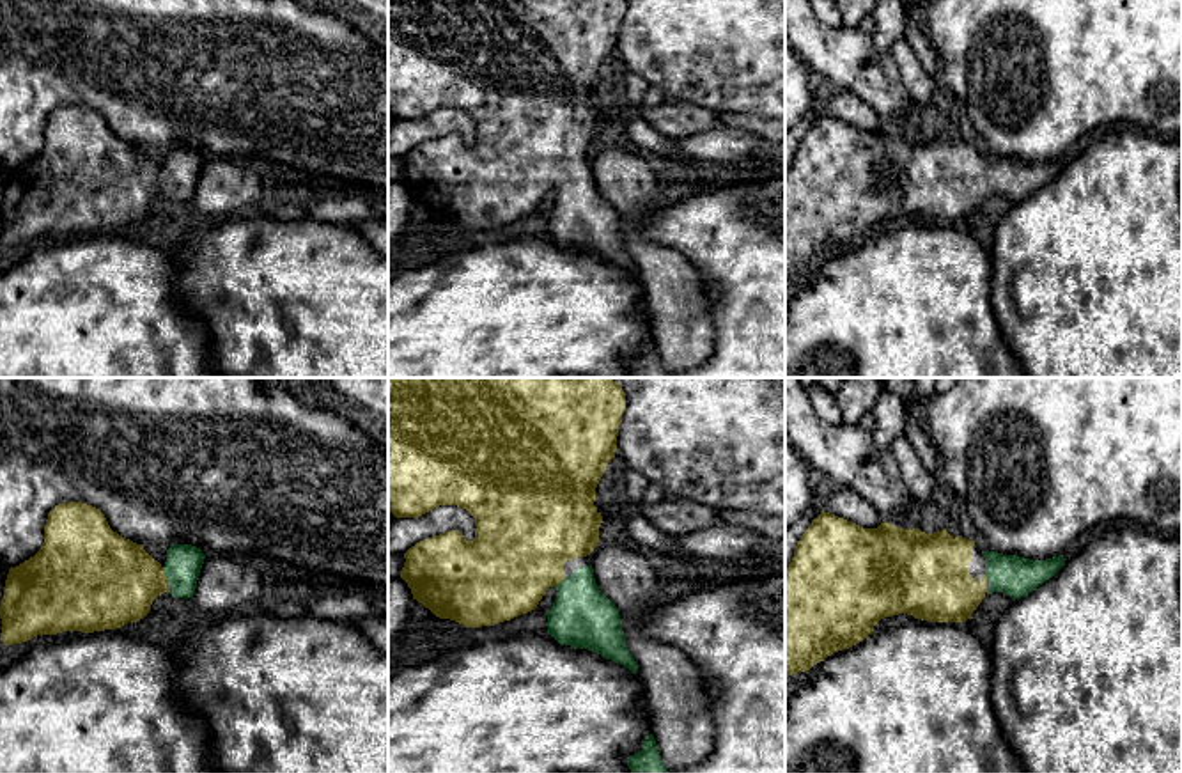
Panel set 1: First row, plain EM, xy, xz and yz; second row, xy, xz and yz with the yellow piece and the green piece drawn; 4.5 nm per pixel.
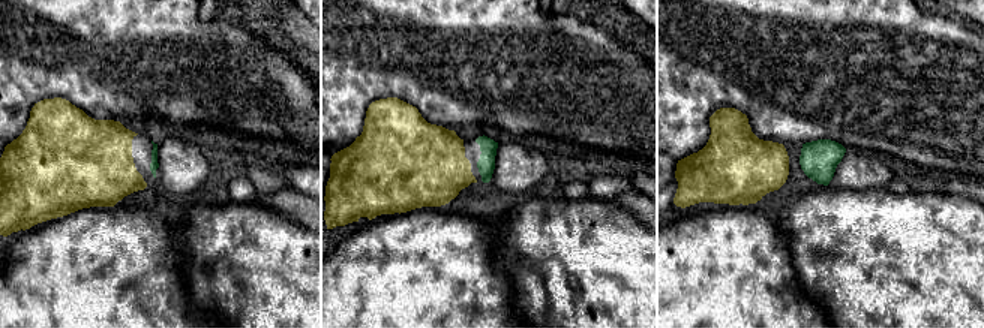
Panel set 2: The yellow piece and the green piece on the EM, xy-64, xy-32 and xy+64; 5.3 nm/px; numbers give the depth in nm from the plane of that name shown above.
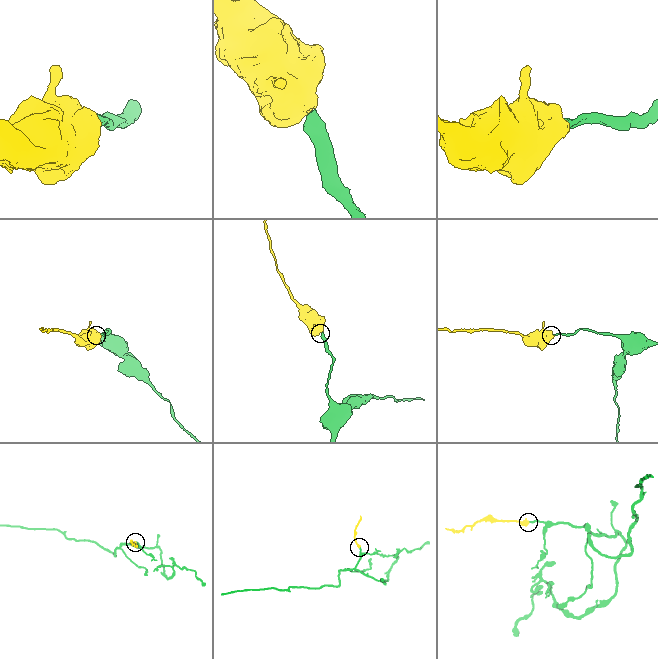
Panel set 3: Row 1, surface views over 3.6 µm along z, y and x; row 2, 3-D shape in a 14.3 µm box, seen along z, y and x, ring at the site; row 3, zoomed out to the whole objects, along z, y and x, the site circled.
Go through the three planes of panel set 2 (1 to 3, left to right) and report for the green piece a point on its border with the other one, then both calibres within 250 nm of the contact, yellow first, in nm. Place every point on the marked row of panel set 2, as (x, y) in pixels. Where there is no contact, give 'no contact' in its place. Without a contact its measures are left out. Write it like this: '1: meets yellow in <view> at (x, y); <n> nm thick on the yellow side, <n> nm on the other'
1: no contact
2: no contact
3: no contact

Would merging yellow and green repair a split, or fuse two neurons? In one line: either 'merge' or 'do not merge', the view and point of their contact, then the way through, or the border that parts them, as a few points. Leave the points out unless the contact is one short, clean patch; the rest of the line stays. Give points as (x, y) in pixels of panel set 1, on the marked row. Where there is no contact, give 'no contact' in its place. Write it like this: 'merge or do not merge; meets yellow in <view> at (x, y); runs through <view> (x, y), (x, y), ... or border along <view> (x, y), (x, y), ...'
merge; meets yellow in xy at (163, 575); runs through xy (108, 580), (155, 578), (163, 575), (174, 573), (183, 564)

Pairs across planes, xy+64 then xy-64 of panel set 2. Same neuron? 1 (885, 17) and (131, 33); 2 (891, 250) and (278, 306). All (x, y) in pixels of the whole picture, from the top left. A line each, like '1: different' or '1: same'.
1: same
2: same

